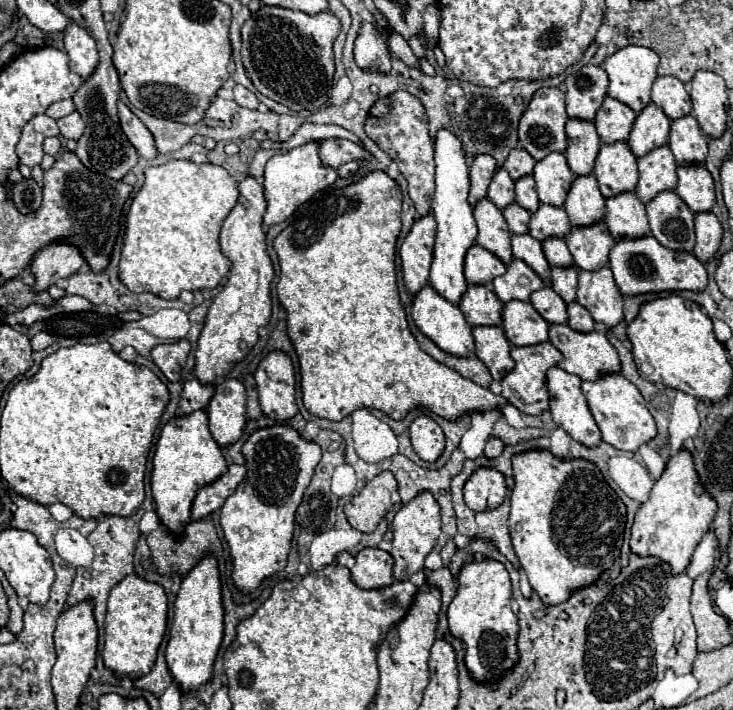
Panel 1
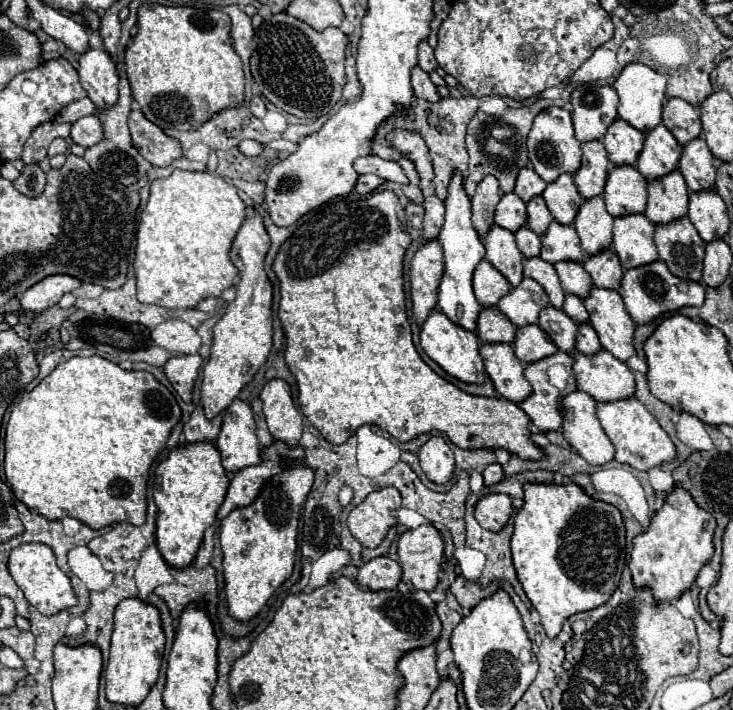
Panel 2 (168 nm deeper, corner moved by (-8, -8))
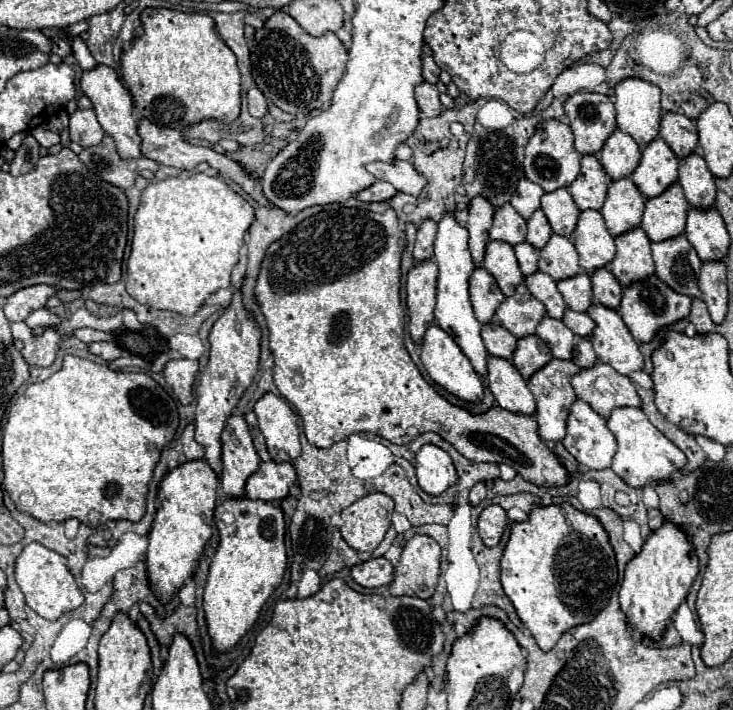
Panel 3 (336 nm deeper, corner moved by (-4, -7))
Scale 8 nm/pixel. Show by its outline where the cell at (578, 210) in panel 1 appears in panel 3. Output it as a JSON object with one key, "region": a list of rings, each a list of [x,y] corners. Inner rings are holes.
{"region":[[[586,209],[580,213],[572,241],[580,255],[580,265],[586,269],[586,273],[594,271],[594,267],[604,267],[614,259],[614,239],[606,229],[600,211]]]}

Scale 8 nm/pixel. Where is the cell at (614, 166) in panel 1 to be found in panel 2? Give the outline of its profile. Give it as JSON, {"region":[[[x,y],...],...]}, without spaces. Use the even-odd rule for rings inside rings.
{"region":[[[614,166],[606,180],[604,202],[610,216],[644,214],[646,208],[646,180],[634,166]]]}

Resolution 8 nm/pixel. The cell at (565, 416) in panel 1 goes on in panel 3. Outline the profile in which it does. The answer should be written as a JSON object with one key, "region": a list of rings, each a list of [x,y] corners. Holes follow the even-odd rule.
{"region":[[[580,399],[570,409],[562,443],[586,469],[610,467],[616,453],[616,439],[606,427],[606,419]]]}

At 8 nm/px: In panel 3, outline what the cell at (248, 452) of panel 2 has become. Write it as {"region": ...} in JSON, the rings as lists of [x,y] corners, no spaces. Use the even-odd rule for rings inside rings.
{"region":[[[242,415],[228,417],[220,441],[222,441],[222,475],[220,475],[222,489],[230,497],[242,497],[246,479],[260,465],[260,457],[254,449],[248,425]]]}

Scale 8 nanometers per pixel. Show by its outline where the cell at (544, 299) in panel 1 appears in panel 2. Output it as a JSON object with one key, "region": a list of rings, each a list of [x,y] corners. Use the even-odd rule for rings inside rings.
{"region":[[[552,306],[544,308],[540,312],[540,324],[538,326],[552,338],[552,342],[558,346],[558,350],[562,350],[562,352],[574,350],[578,324],[570,316],[566,316],[564,310],[556,310]]]}

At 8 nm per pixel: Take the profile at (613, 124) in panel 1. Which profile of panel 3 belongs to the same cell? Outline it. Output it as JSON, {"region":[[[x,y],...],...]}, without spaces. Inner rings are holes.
{"region":[[[614,129],[600,151],[600,163],[612,179],[630,177],[640,163],[640,147],[630,135]]]}

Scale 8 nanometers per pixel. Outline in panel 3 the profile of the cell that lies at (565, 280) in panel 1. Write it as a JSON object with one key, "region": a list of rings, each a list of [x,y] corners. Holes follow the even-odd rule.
{"region":[[[566,309],[564,313],[564,319],[562,319],[576,335],[580,337],[590,337],[592,335],[592,329],[594,329],[594,321],[586,315],[586,313],[580,313],[580,311],[572,311],[572,309]]]}

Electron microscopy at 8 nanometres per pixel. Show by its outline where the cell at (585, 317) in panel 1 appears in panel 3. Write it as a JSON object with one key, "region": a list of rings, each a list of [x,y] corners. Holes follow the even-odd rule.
{"region":[[[580,337],[574,351],[572,351],[572,361],[578,367],[592,367],[596,363],[596,353],[592,349],[592,343],[588,337]]]}

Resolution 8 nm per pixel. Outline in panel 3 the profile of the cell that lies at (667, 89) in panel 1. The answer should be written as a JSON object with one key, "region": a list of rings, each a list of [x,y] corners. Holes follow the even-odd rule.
{"region":[[[672,111],[664,113],[664,117],[660,121],[660,135],[666,139],[670,149],[680,159],[690,155],[698,145],[696,121],[688,119],[686,115],[680,115],[680,113],[672,113]]]}

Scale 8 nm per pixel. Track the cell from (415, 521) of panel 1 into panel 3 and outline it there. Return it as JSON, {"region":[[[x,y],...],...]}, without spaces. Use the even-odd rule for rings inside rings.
{"region":[[[414,535],[402,547],[390,595],[430,599],[440,573],[440,545],[428,535]]]}

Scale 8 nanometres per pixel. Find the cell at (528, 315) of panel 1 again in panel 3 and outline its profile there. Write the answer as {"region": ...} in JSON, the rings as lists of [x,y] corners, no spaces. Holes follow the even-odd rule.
{"region":[[[526,335],[526,337],[518,339],[512,363],[520,371],[520,375],[524,379],[528,379],[534,371],[544,367],[550,359],[552,359],[550,347],[536,335]]]}

